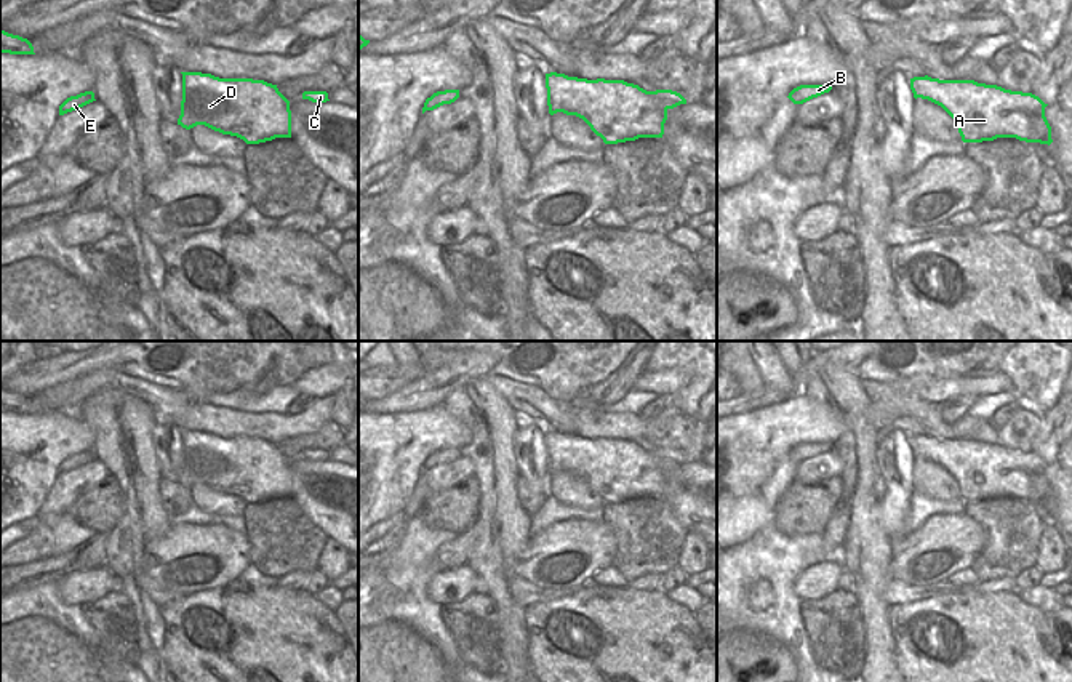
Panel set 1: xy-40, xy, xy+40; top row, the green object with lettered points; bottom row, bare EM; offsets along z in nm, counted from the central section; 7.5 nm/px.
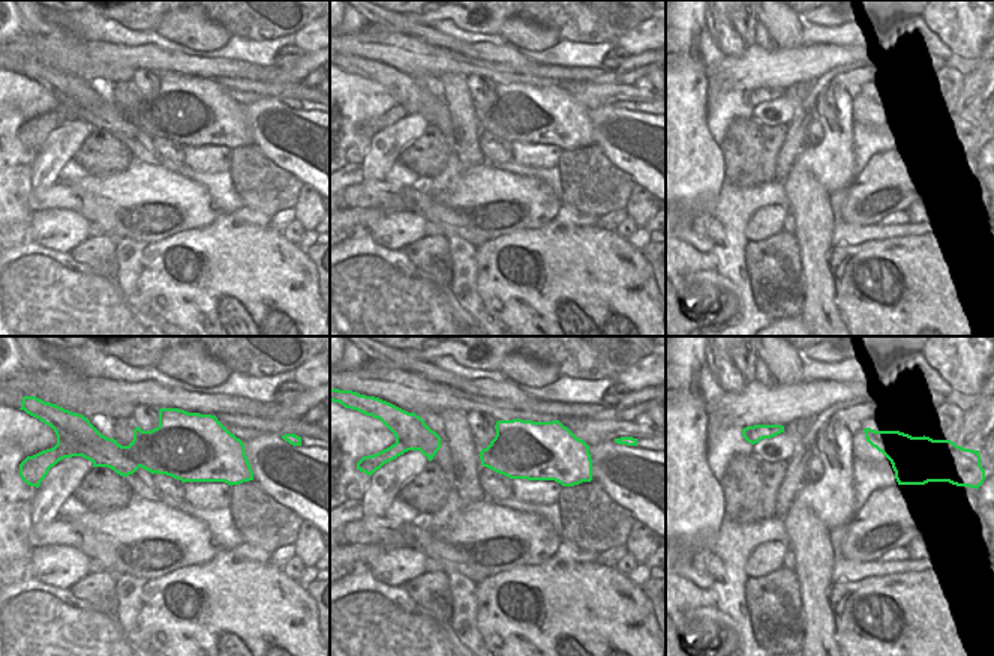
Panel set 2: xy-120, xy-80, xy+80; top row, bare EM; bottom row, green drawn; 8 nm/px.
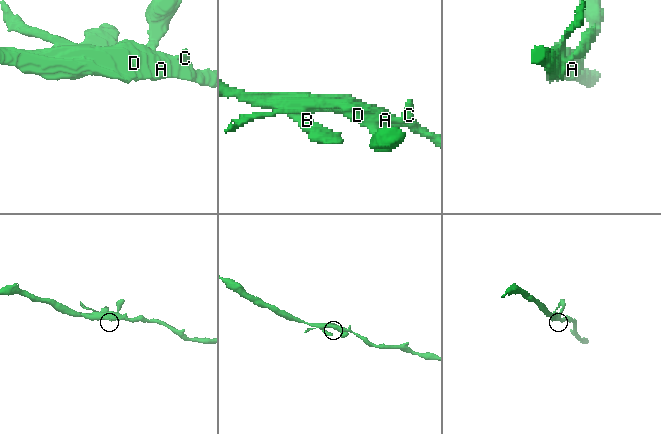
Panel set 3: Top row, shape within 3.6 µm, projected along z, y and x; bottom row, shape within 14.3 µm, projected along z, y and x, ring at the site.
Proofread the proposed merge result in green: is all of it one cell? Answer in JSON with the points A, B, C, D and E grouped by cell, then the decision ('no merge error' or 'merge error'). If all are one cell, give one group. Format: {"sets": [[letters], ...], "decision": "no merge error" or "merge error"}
{"sets": [["A", "B", "C", "D", "E"]], "decision": "no merge error"}

